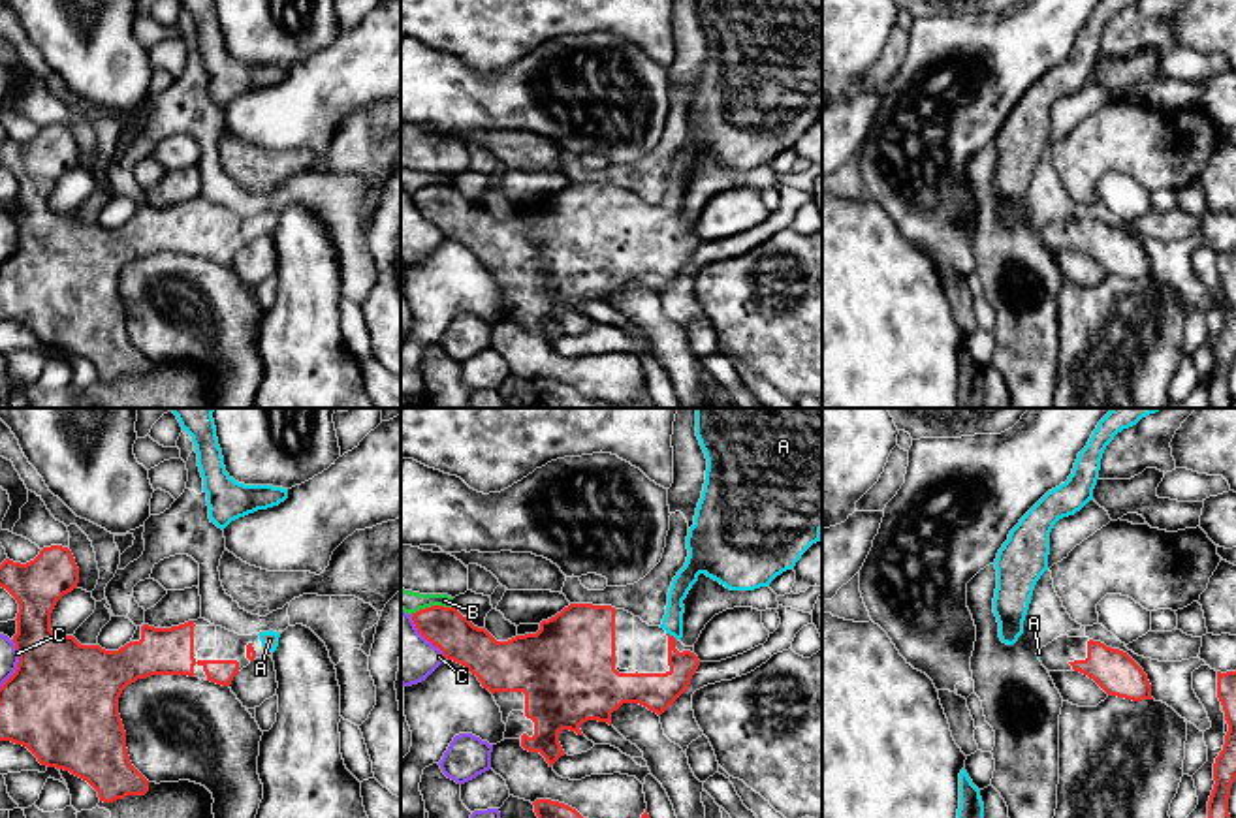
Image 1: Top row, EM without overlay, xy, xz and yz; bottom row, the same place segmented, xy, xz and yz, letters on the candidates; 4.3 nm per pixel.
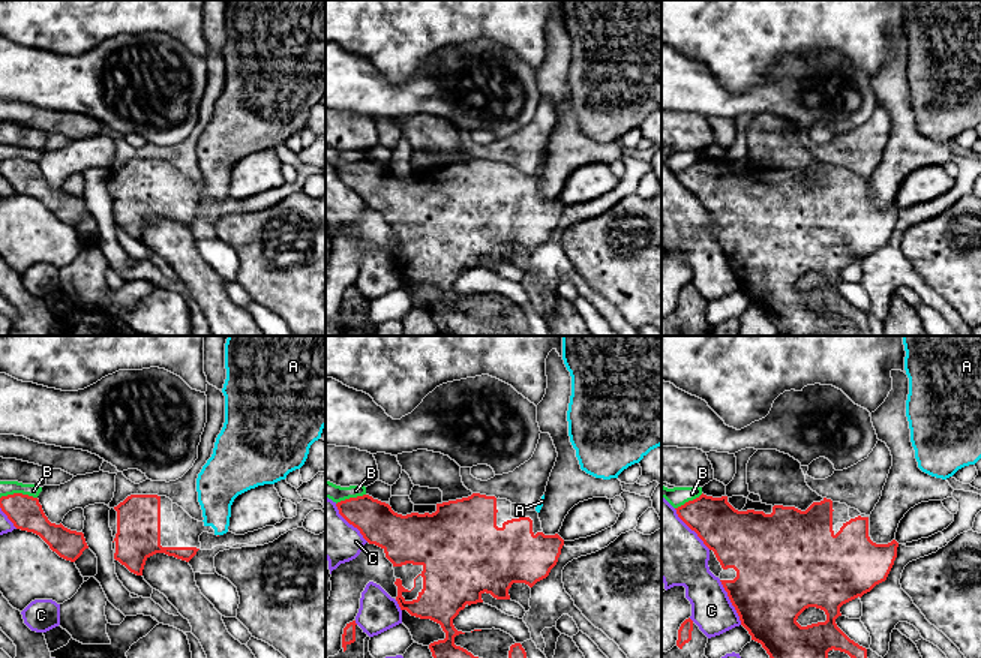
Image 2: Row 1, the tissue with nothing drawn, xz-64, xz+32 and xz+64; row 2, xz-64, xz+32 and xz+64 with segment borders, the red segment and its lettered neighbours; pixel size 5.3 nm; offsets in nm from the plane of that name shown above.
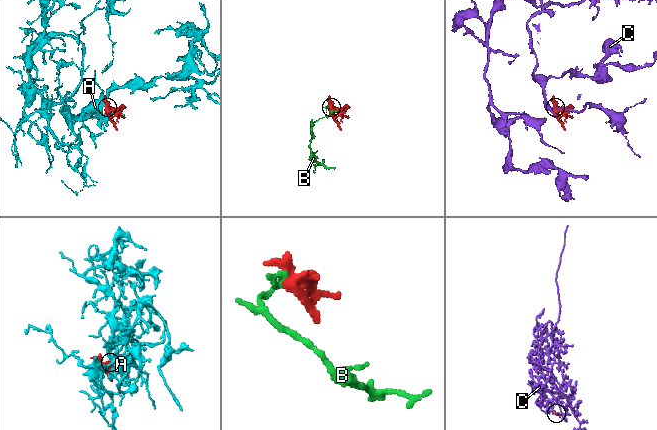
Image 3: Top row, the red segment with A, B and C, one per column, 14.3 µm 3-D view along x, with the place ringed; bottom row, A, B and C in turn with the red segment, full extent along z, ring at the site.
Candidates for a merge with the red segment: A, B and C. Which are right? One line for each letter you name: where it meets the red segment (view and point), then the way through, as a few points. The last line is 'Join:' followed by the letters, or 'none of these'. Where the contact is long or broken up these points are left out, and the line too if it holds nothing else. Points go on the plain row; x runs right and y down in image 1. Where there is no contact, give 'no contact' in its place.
A: xz (672, 215) | across xz (655, 269), (674, 251), (672, 215), (672, 202)
Join: A

